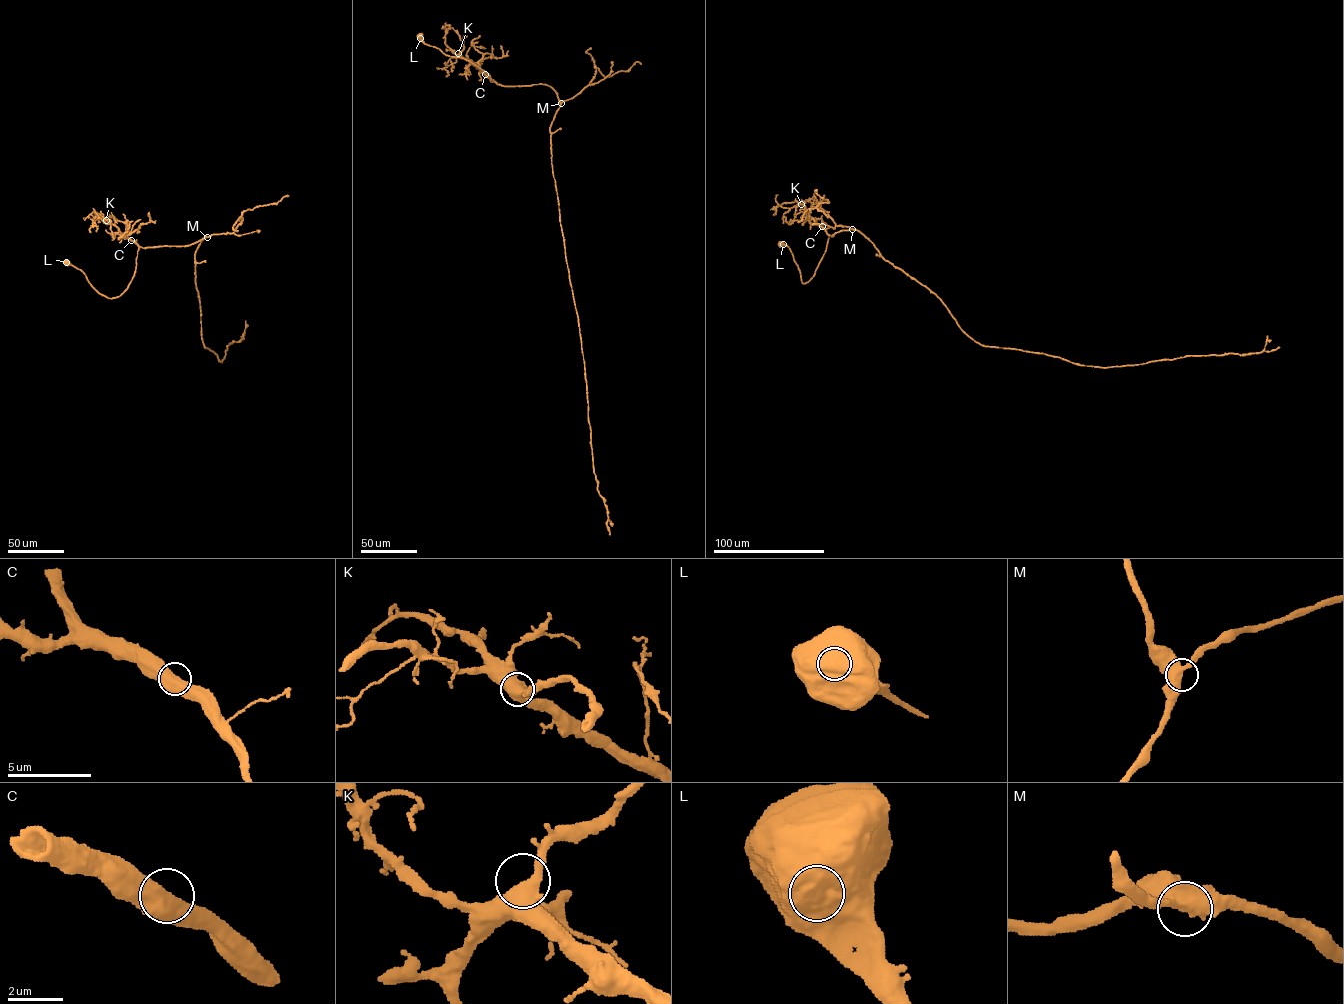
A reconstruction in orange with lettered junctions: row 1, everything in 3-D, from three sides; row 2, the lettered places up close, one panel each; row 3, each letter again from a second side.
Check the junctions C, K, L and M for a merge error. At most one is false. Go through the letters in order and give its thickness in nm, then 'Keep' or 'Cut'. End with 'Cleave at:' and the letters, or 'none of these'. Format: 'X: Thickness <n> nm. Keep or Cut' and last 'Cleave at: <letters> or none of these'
C: Thickness 700 nm. Keep
K: Thickness 500 nm. Keep
L: Thickness 1200 nm. Keep
M: Thickness 480 nm. Keep
Cleave at: none of these

